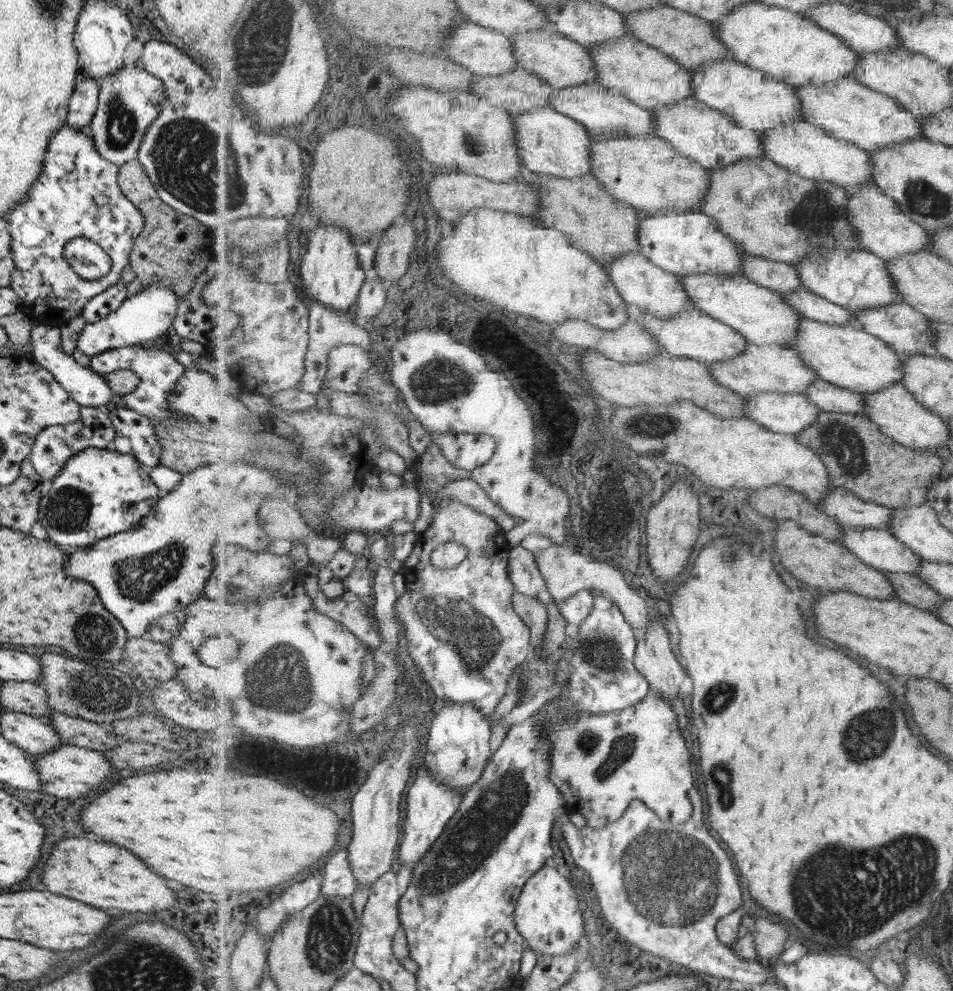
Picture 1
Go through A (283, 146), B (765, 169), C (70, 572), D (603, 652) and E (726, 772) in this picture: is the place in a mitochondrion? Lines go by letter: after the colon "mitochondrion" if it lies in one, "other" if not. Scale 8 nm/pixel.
A: other
B: other
C: other
D: mitochondrion
E: mitochondrion

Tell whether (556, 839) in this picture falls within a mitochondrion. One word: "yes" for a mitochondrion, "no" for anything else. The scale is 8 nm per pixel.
no

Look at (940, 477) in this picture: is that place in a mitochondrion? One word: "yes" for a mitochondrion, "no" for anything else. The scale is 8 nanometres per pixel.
no

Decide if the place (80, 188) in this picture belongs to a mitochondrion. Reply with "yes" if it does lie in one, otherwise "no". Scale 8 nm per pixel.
no

